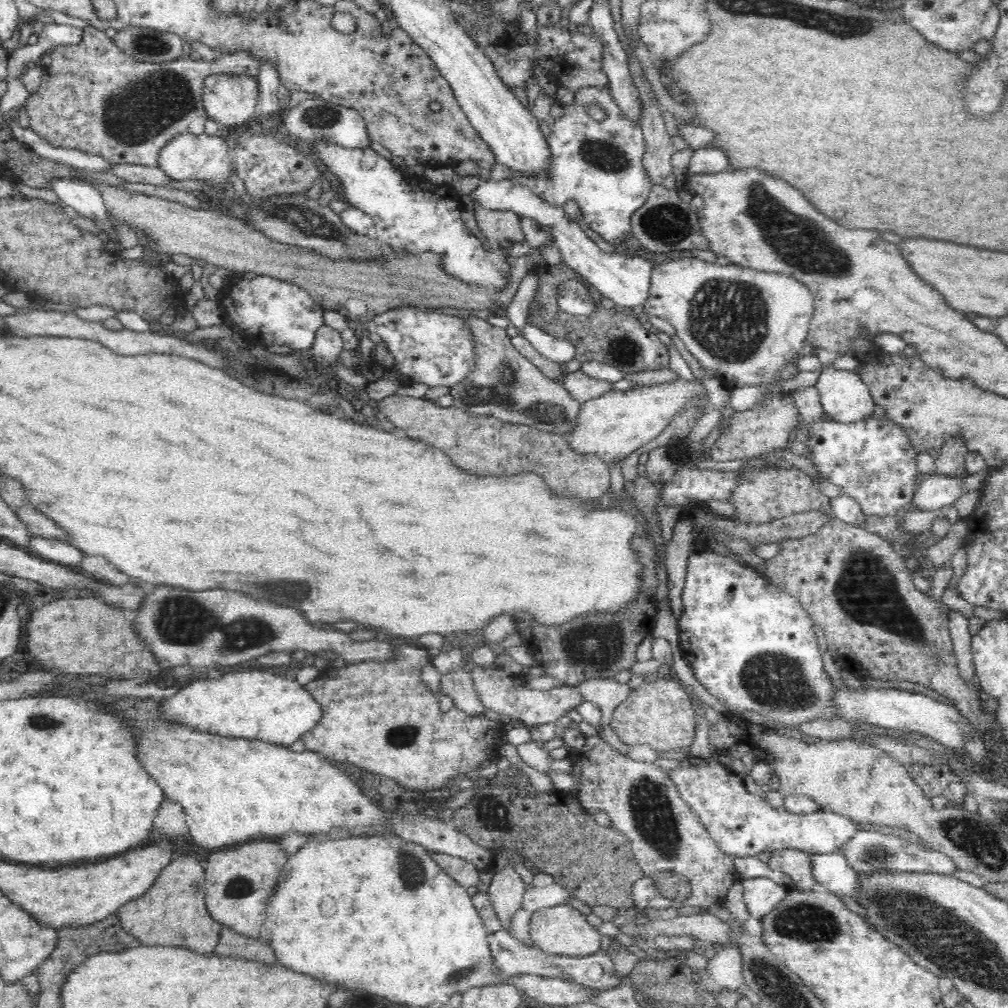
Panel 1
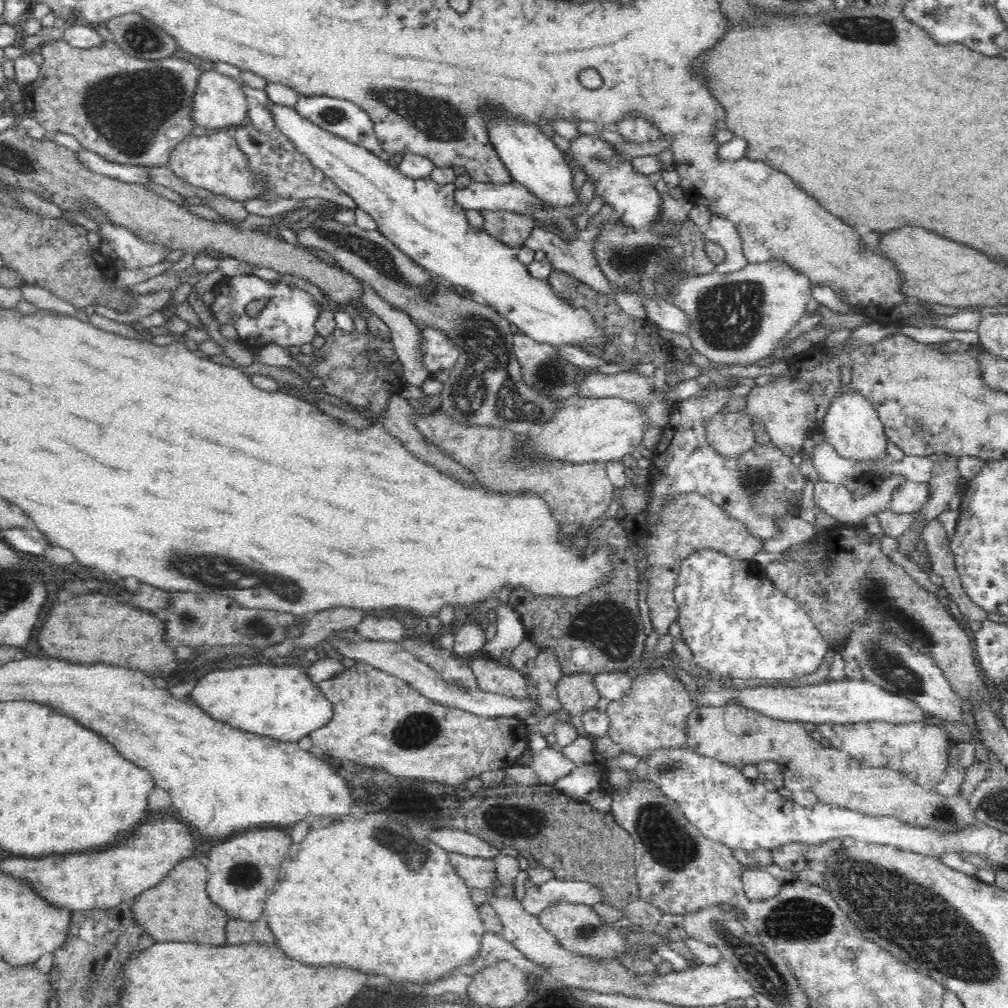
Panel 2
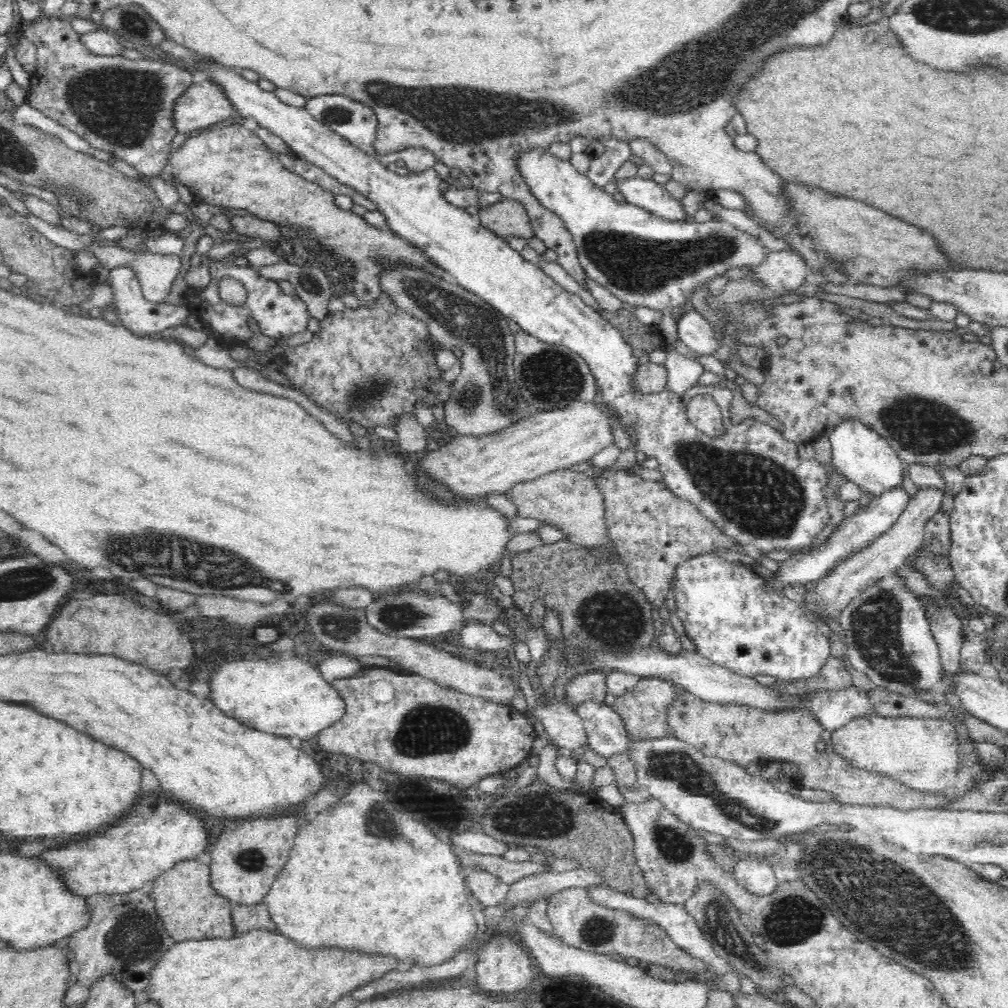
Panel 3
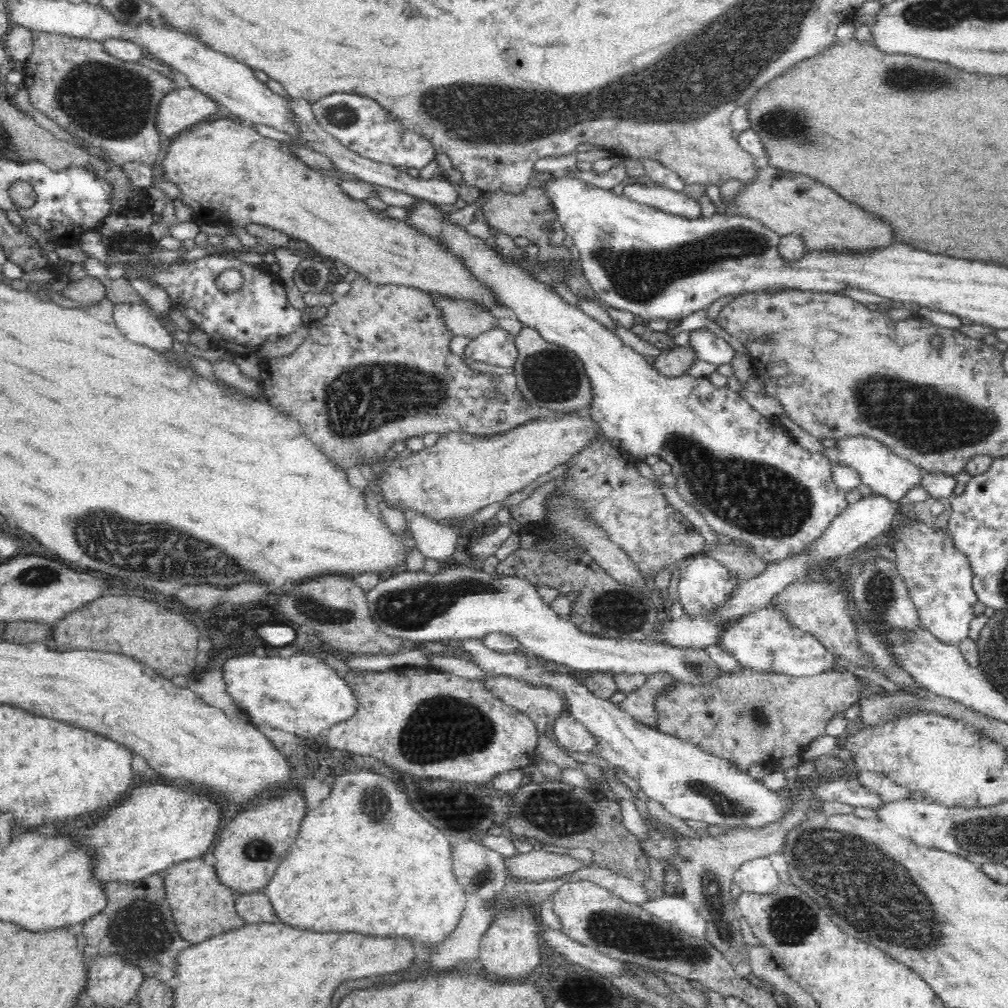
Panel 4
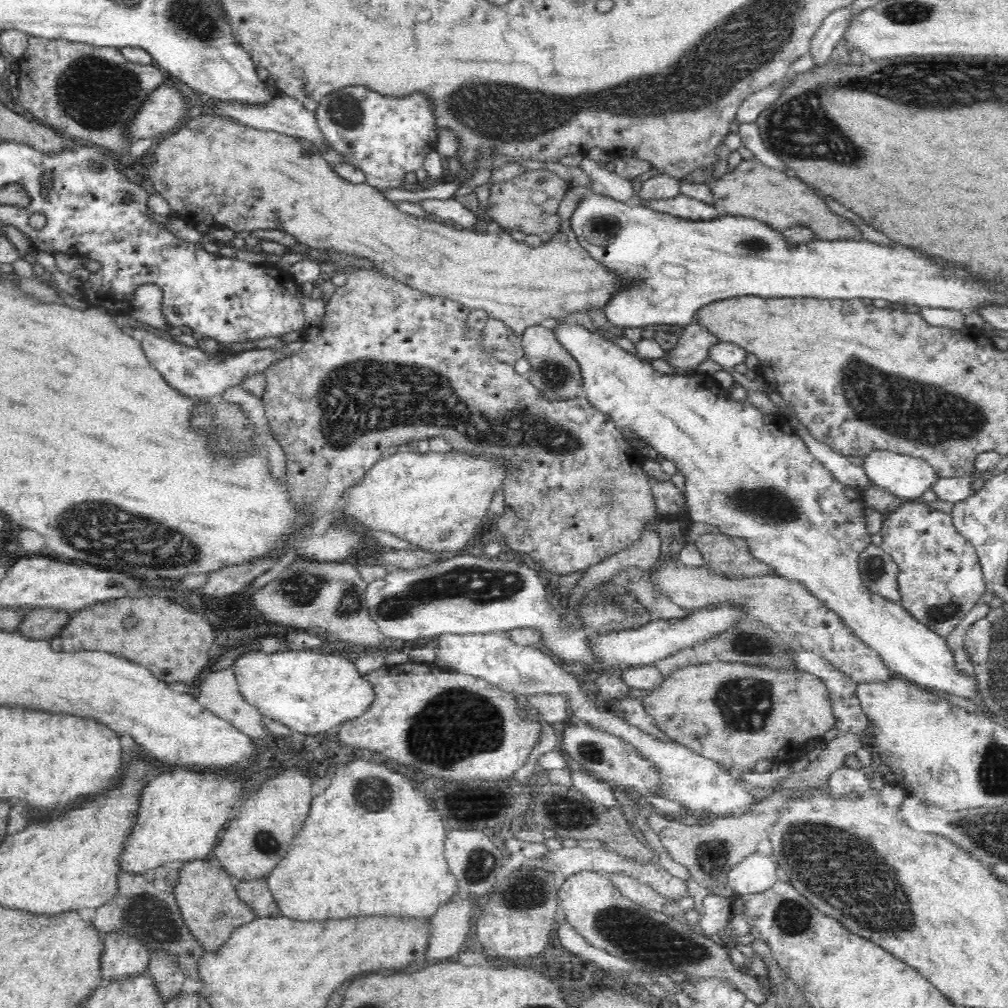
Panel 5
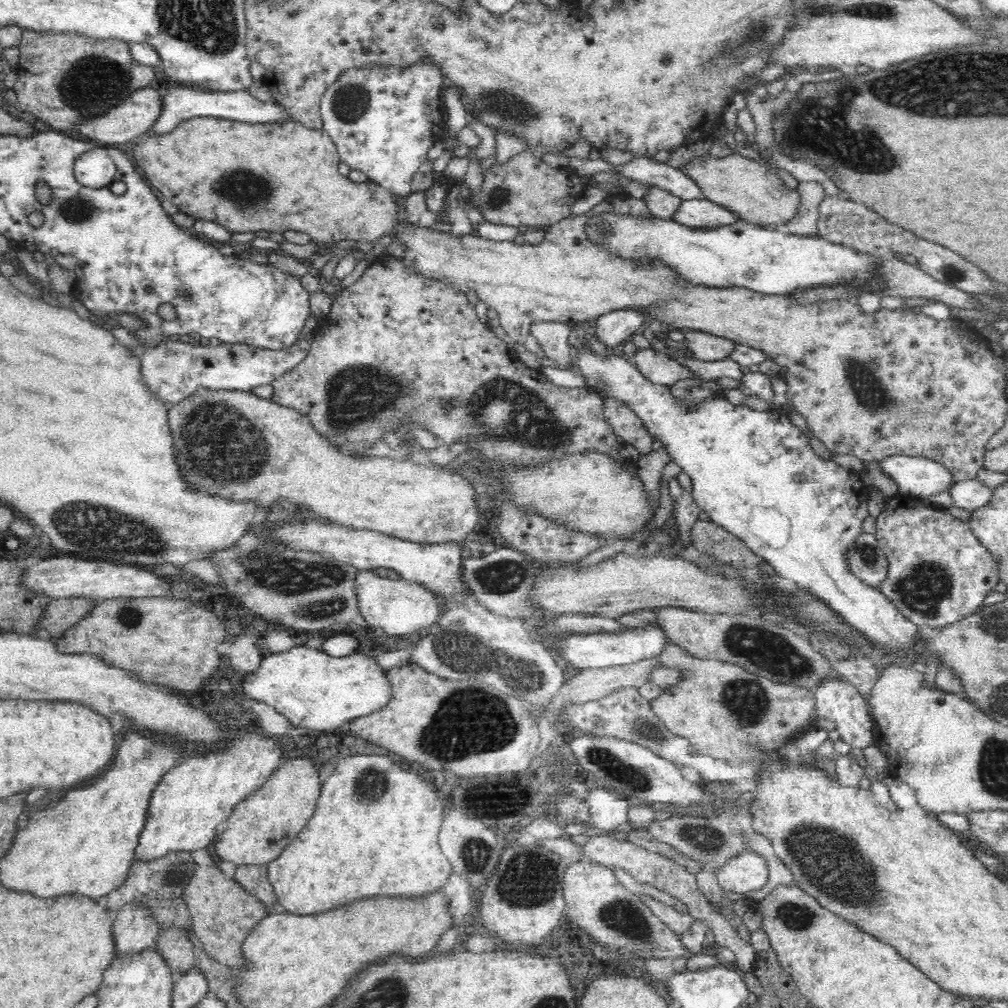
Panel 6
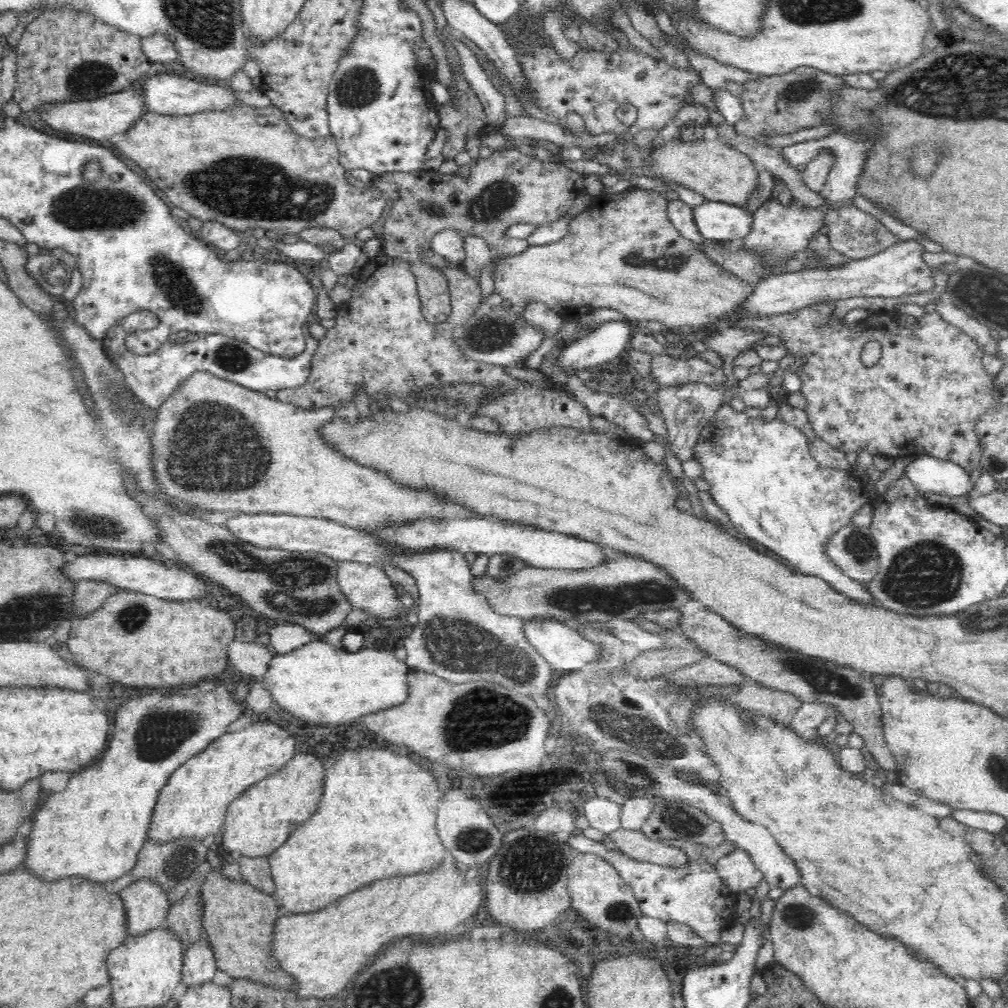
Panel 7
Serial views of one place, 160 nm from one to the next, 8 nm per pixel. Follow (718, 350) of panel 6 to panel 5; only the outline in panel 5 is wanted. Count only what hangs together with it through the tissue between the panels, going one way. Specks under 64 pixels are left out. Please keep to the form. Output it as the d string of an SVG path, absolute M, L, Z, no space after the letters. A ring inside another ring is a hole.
M693 320L683 327L683 335L672 349L664 353L663 359L681 374L698 373L700 364L708 359L710 348L718 340L706 326Z

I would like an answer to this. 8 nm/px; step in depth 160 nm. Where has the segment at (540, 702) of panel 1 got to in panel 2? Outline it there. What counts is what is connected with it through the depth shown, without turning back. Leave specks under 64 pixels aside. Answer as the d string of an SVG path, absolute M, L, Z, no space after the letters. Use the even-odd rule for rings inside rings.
M490 658L475 659L469 665L477 678L478 688L484 692L506 695L518 701L529 698L522 672ZM588 673L563 676L556 686L556 697L562 706L555 716L570 715L581 717L595 707L600 695L594 685L592 675Z

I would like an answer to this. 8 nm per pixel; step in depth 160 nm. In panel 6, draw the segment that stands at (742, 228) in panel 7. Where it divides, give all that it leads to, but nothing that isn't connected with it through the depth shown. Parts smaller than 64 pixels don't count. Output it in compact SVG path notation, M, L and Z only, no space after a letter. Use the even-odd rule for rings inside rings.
M704 198L681 200L681 206L672 216L672 220L680 224L692 228L703 228L703 230L728 226L737 223L740 219L737 213Z

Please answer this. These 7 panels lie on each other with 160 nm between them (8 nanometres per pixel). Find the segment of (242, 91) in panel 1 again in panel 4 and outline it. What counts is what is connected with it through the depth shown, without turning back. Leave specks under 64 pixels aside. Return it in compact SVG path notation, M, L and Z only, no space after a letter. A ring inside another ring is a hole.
M196 87L178 88L162 99L157 127L162 138L170 142L220 110L222 107L215 100Z

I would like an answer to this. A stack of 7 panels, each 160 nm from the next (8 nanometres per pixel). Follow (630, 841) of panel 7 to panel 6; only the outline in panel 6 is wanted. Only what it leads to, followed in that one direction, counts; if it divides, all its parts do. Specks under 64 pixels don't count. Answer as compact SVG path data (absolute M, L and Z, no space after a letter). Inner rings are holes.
M595 836L591 837L586 844L580 846L580 860L563 860L565 870L573 866L578 861L593 861L595 864L604 866L614 872L615 869L622 869L628 875L631 875L638 883L654 886L662 892L668 892L670 896L681 900L689 910L689 916L706 925L714 934L715 942L722 947L729 948L735 954L734 966L739 971L753 972L756 954L752 945L747 944L738 933L734 932L732 926L728 924L722 914L713 910L711 902L706 899L704 894L698 889L695 876L692 875L684 866L677 864L676 861L669 860L668 857L662 857L660 854L649 852L641 846L631 844L626 839L615 839L614 836Z

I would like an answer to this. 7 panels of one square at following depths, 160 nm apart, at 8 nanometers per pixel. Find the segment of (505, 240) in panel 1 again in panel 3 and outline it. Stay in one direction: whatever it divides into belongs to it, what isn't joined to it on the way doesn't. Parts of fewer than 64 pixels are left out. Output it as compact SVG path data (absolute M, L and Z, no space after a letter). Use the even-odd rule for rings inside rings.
M502 199L480 207L481 223L502 238L535 236L526 207L514 199Z

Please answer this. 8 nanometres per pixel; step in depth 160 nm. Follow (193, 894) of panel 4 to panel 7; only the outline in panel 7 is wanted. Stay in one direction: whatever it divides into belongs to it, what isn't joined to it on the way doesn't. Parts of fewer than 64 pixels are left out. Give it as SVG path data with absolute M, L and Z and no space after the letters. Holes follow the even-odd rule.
M218 869L202 880L197 894L203 902L204 938L212 947L216 966L231 978L247 979L293 994L297 980L289 976L272 957L274 922L279 911L272 895L259 891L248 882L229 880Z

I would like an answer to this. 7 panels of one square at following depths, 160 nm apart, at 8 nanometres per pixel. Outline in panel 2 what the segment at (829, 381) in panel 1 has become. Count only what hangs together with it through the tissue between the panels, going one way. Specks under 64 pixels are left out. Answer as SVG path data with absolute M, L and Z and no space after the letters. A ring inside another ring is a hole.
M843 384L843 388L838 395L834 396L822 420L822 435L828 437L830 445L842 458L850 458L859 462L869 461L872 464L870 469L874 468L874 460L884 458L887 440L884 425L870 401L858 391L850 391L850 384Z

